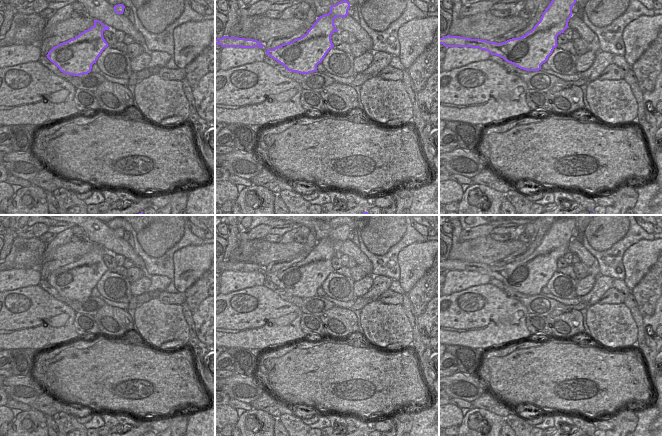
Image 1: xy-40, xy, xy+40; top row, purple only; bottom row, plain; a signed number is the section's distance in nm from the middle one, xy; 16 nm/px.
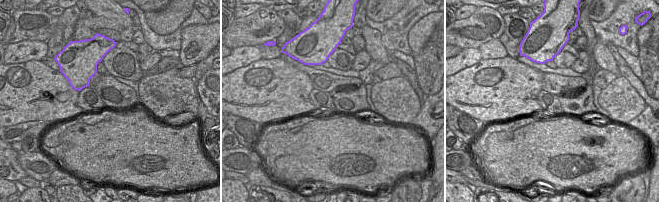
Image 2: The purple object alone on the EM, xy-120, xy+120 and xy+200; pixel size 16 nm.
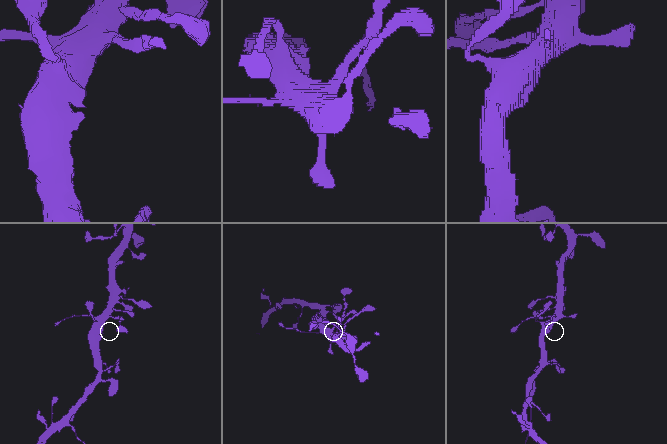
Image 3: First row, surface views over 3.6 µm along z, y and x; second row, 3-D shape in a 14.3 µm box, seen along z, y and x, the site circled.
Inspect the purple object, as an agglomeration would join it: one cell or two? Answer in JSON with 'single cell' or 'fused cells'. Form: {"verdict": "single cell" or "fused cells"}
{"verdict": "fused cells"}

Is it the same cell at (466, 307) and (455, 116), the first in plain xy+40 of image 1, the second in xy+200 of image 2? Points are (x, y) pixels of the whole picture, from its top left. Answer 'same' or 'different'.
different

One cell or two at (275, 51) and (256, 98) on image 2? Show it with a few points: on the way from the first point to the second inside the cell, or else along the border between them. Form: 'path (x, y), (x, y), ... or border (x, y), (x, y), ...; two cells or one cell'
border (279, 56), (273, 59), (262, 59); two cells

